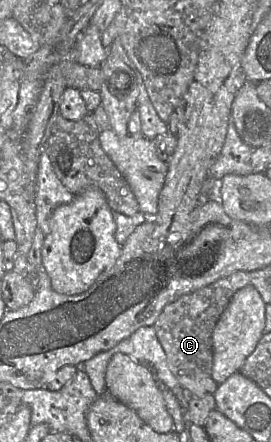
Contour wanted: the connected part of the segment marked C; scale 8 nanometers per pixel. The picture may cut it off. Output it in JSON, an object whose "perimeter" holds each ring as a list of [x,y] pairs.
{"perimeter":[[[233,272],[205,287],[180,296],[164,307],[153,325],[172,373],[181,387],[189,390],[193,397],[213,394],[219,385],[212,377],[213,330],[232,296],[249,284],[248,272]]]}

